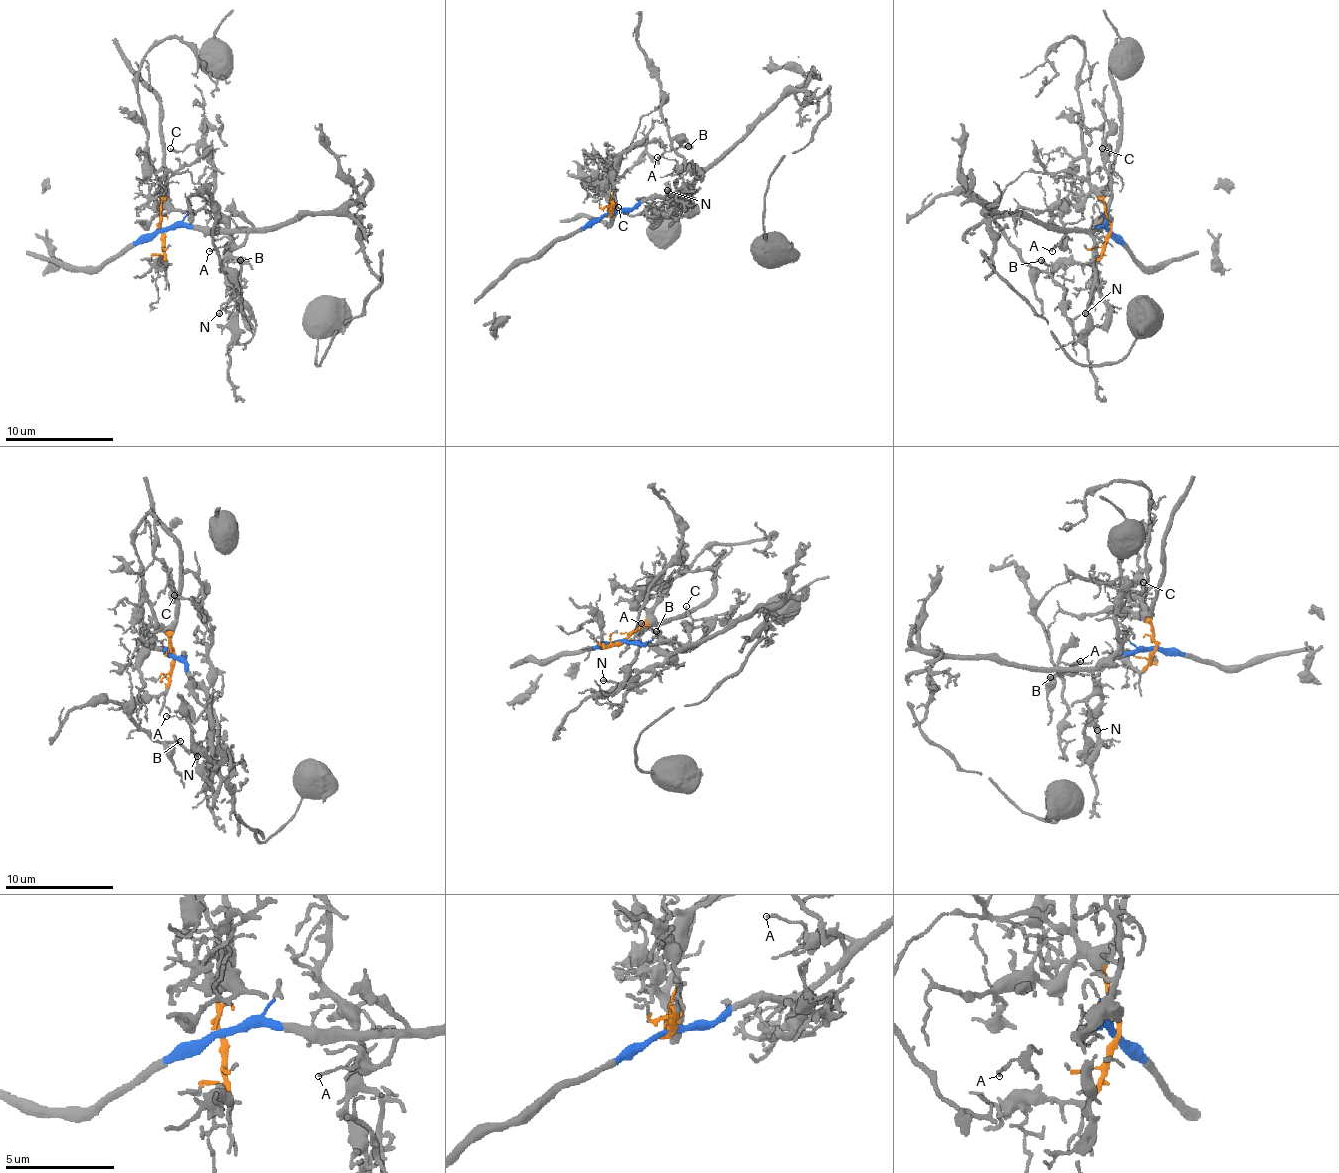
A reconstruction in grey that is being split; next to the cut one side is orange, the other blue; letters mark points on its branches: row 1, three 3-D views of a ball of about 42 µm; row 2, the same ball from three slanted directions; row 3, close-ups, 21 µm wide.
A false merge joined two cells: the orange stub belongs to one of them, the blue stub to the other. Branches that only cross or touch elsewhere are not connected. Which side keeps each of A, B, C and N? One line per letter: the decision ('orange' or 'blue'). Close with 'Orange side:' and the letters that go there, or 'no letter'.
A: blue
B: orange
C: blue
N: blue
Orange side: B

